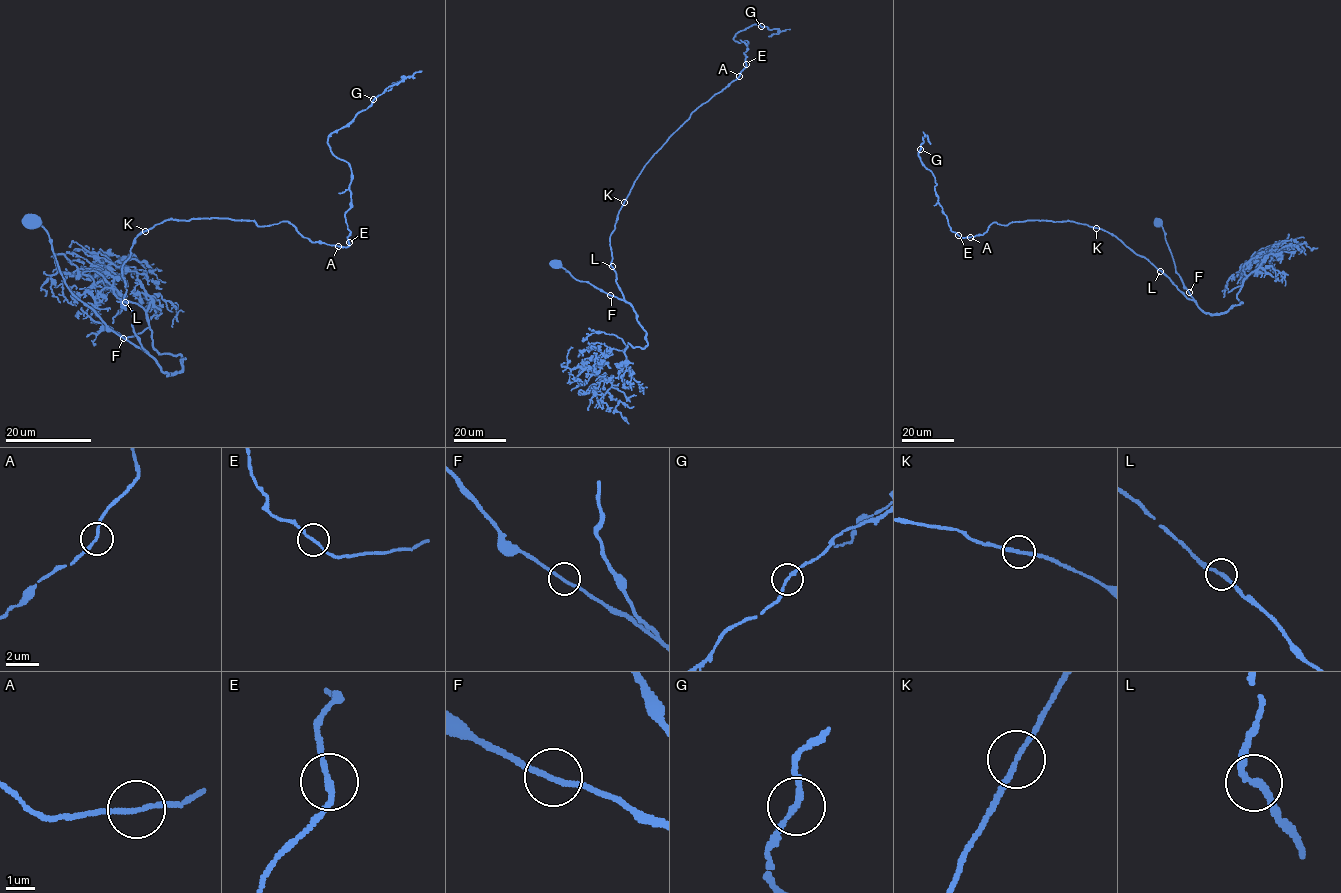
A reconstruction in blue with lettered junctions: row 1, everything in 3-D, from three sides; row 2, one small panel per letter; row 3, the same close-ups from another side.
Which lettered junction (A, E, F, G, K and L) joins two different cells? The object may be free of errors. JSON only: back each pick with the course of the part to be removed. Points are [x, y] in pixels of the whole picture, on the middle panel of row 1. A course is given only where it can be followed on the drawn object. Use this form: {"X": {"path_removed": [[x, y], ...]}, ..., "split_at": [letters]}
{"split_at": []}

